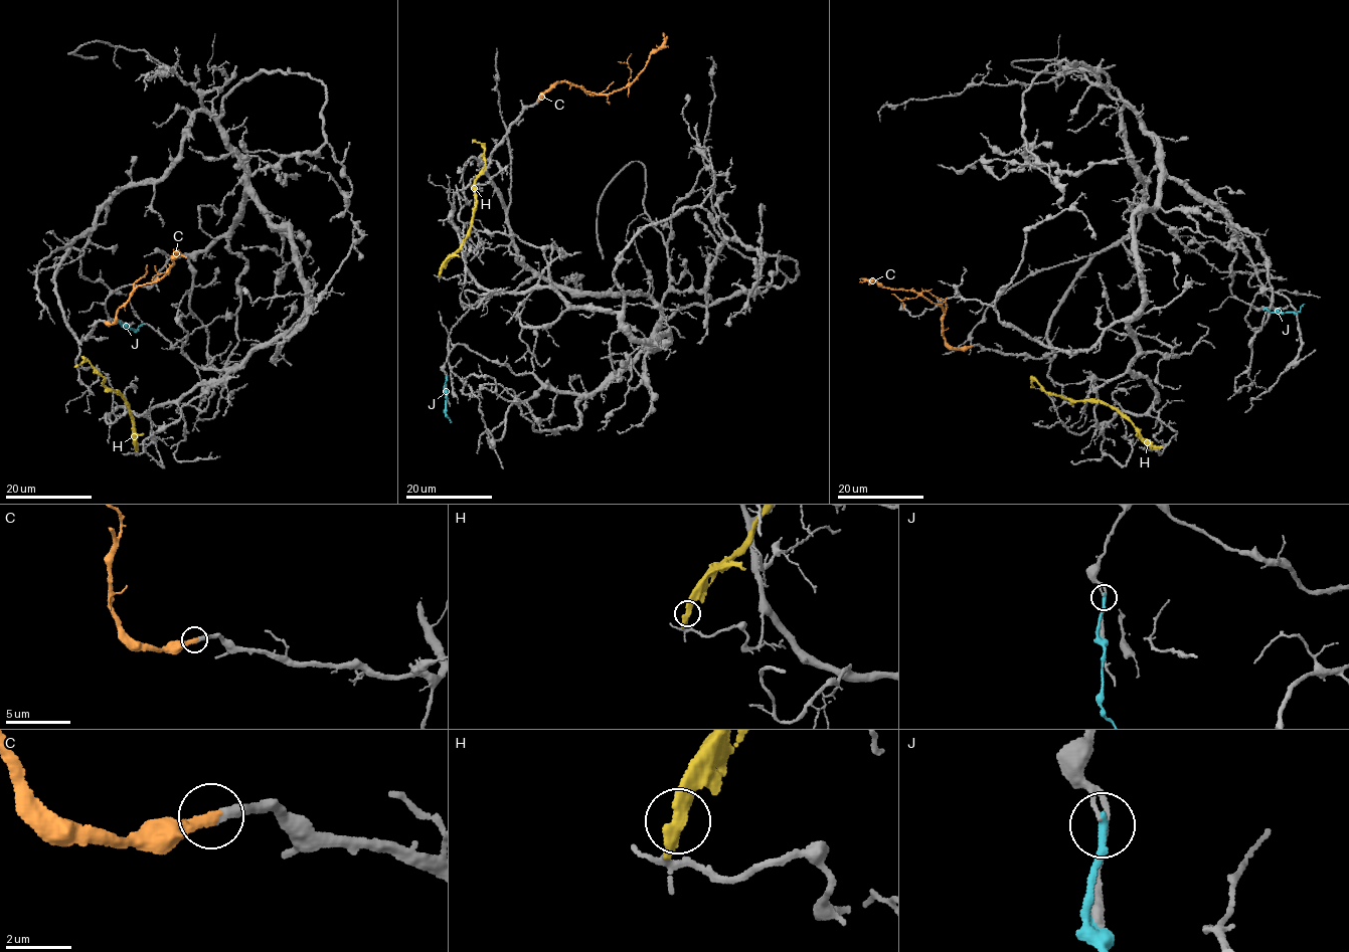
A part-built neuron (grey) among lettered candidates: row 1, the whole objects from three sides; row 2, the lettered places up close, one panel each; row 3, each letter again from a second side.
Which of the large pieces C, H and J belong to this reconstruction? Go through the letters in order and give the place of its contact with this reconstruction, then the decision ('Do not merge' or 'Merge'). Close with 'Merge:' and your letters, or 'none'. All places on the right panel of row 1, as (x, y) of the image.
C: Touches grey at (971, 346). Merge
H: Touches grey at (1157, 447). Do not merge
J: Touches grey at (1265, 309). Do not merge
Merge: C

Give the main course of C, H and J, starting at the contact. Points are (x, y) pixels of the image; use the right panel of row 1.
C: (971, 346), (954, 348), (946, 342), (942, 326), (944, 310), (936, 305), (909, 290), (882, 288), (859, 278)
H: (1157, 446), (1143, 437), (1130, 420), (1103, 403), (1070, 402), (1042, 390), (1036, 379), (1031, 387)
J: (1263, 309), (1280, 313), (1298, 312), (1304, 304)

